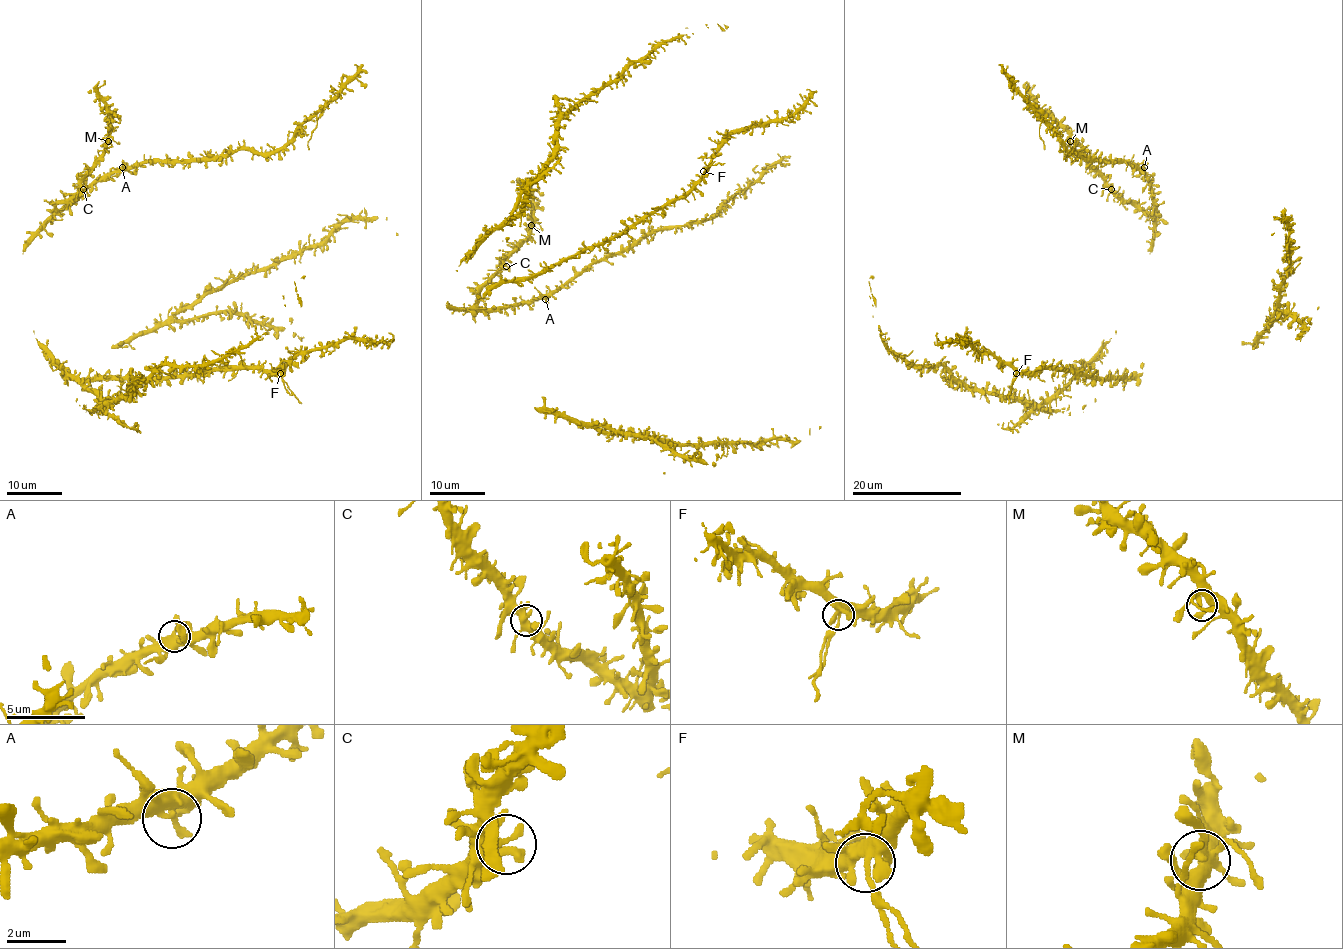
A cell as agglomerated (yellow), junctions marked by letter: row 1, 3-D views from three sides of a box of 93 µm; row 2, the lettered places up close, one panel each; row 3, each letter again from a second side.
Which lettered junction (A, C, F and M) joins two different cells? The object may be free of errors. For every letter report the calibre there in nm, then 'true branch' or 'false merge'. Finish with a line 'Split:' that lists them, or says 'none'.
A: 360 nm | true branch
C: 360 nm | true branch
F: 320 nm | false merge
M: 260 nm | true branch
Split: F

